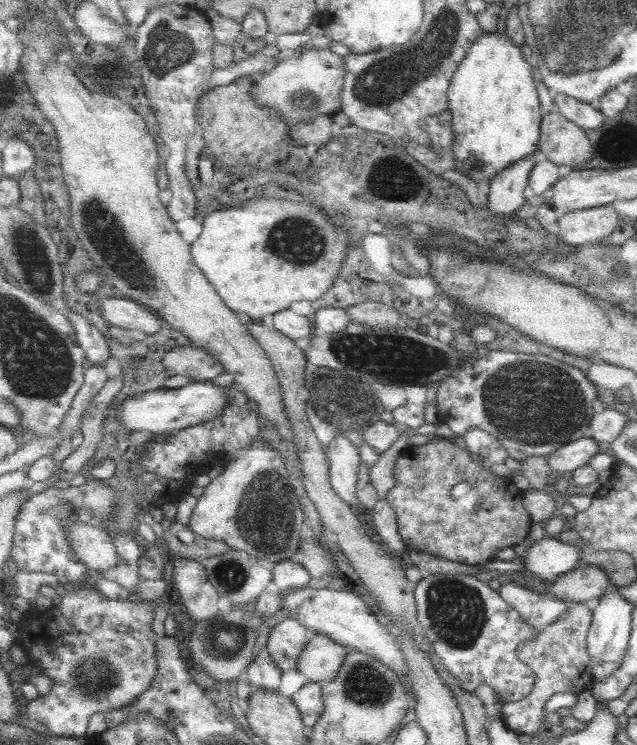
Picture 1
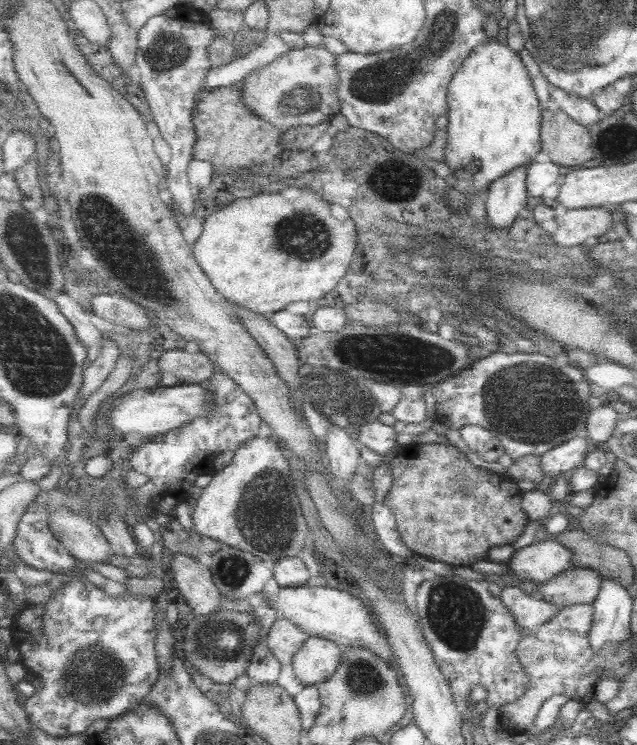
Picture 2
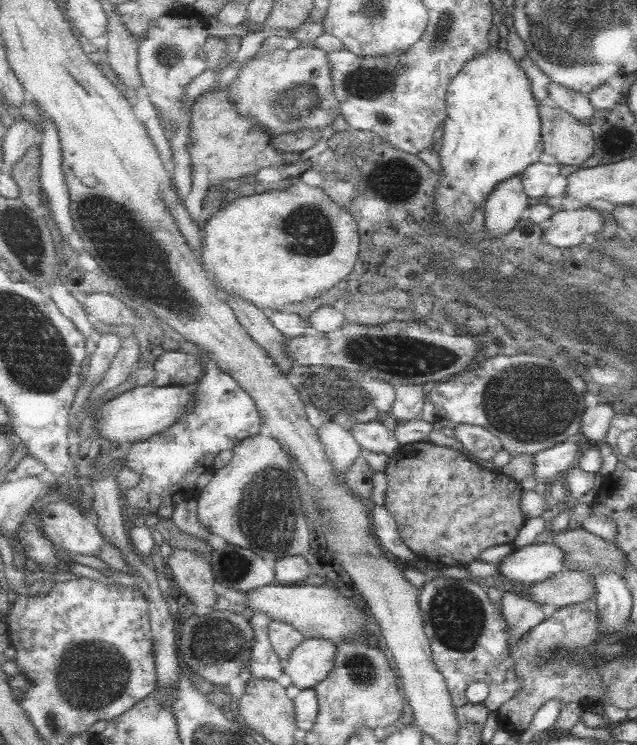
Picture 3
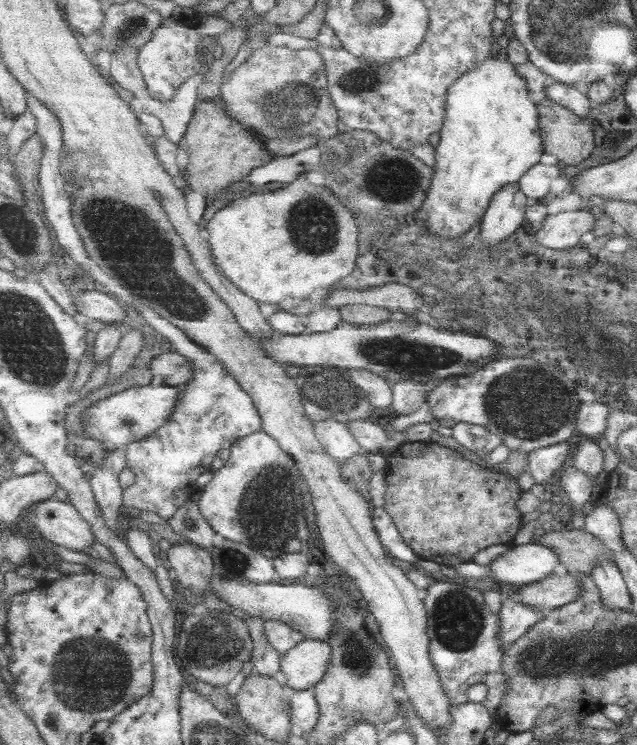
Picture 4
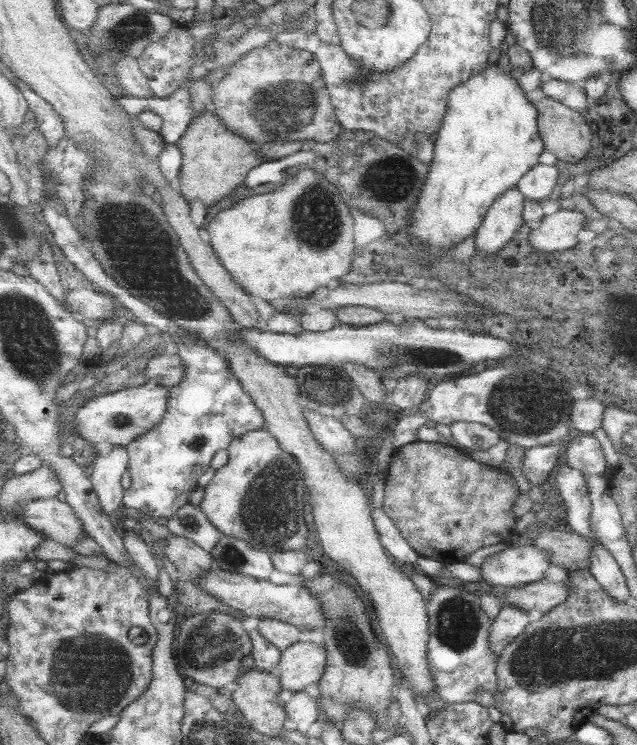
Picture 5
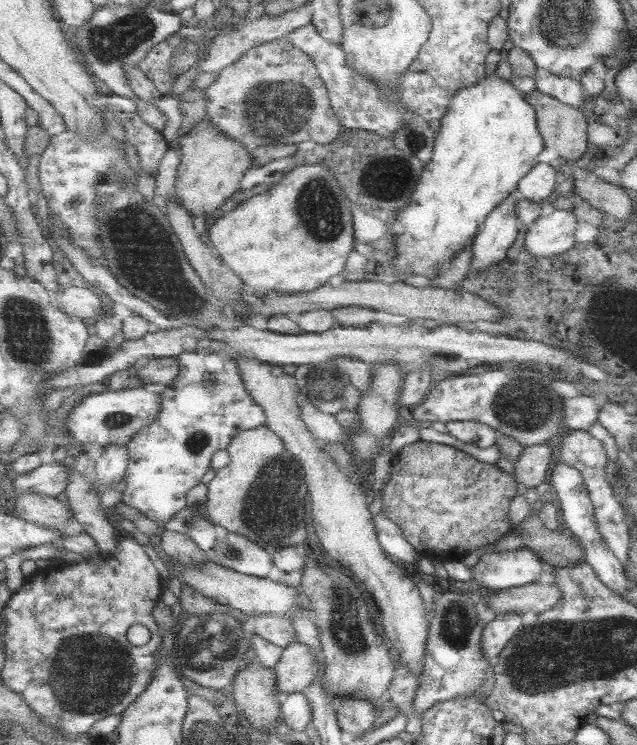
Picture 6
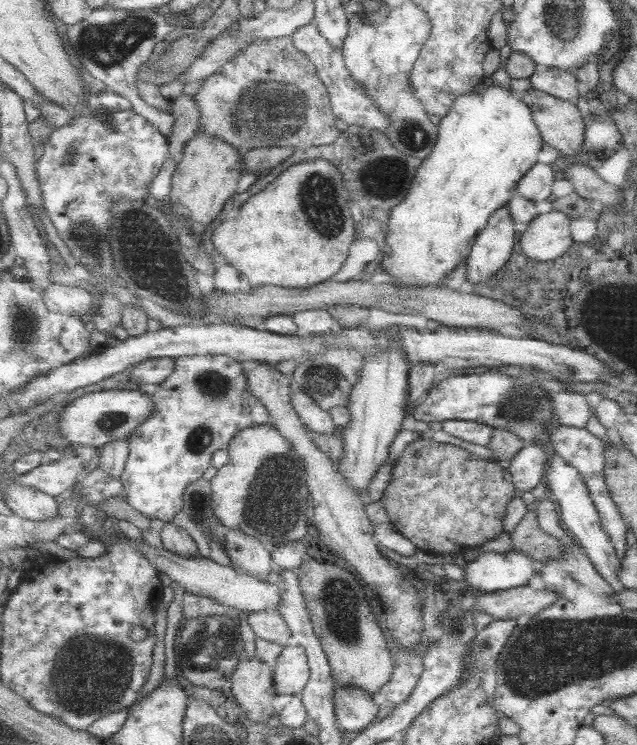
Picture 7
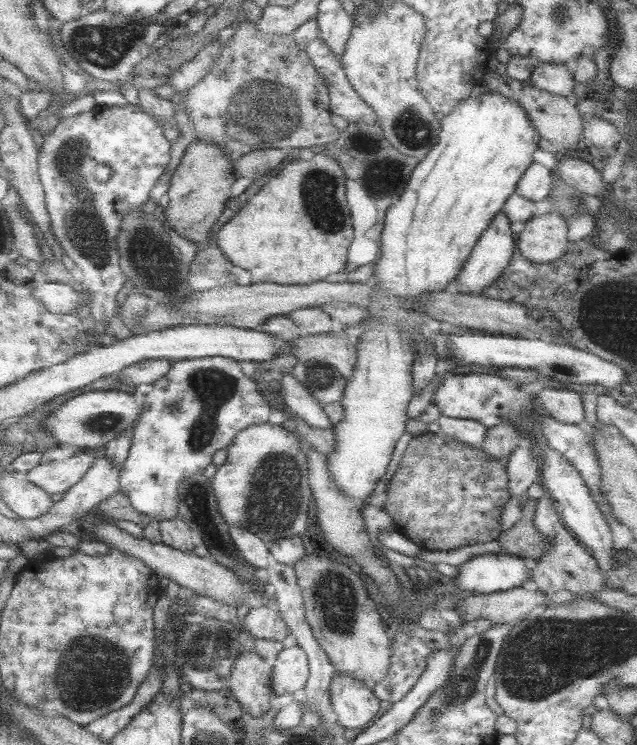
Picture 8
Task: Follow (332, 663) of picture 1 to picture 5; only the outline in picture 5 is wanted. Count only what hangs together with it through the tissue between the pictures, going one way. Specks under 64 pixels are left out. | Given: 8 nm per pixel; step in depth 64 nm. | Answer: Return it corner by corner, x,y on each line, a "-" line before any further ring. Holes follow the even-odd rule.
303,640
285,650
277,668
277,676
283,682
283,690
291,690
295,694
319,682
327,670
327,656
329,652
325,644
313,644

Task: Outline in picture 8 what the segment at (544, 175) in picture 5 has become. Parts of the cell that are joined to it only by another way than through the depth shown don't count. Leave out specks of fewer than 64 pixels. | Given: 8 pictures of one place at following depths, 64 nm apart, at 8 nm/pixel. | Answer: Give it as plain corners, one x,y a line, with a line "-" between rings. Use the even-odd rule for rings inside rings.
533,164
527,170
527,174
523,174
517,192
533,202
545,200
553,192
553,178
555,178
555,170
545,168
543,164

